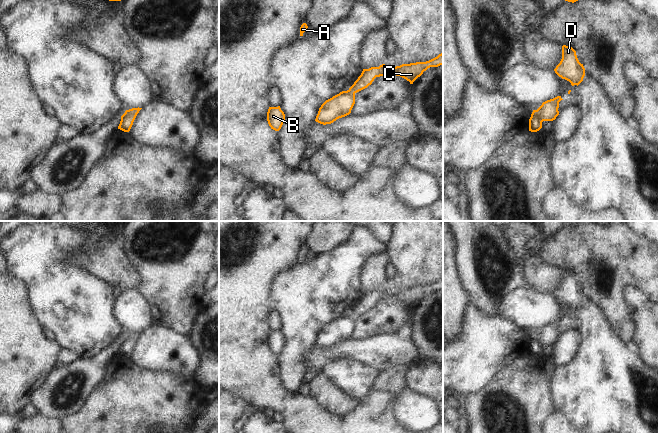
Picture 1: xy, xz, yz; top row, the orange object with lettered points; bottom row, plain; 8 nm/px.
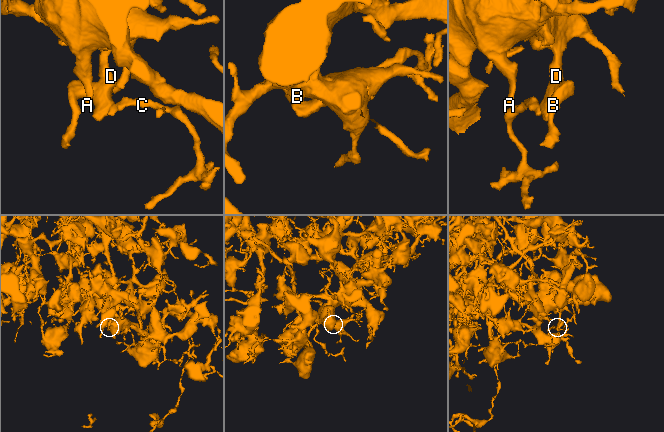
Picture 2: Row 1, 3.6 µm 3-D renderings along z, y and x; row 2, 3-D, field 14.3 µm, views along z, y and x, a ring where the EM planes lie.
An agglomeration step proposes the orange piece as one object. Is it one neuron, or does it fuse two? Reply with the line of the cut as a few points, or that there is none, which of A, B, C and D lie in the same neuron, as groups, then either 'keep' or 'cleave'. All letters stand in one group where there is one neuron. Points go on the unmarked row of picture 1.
cut yz (535, 334), (542, 345); groups A B D / C; cleave

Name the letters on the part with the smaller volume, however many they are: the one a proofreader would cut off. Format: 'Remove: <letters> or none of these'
Remove: C

